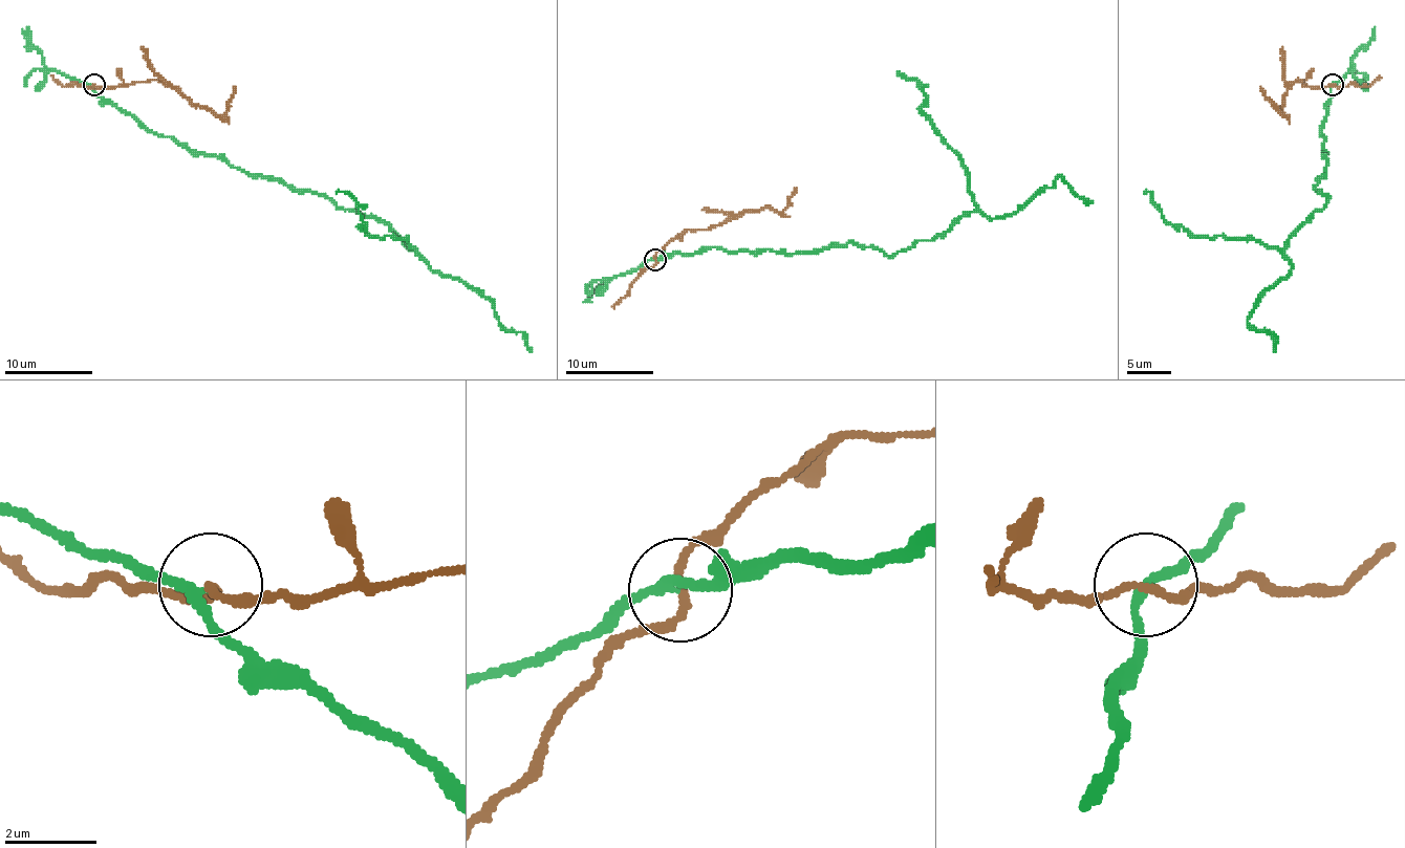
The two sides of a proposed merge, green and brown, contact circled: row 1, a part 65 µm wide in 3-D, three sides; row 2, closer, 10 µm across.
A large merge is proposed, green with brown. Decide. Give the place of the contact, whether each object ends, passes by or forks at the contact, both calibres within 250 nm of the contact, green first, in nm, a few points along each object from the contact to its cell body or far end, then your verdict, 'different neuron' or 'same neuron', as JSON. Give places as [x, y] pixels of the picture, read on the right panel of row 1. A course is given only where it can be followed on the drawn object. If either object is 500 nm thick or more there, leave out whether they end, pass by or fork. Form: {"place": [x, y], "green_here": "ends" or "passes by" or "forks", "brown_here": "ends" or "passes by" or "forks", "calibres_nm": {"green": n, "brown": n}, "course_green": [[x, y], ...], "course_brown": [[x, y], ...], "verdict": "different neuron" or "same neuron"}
{"place": [1333, 85], "green_here": "passes by", "brown_here": "passes by", "calibres_nm": {"green": 180, "brown": 150}, "course_green": [[1333, 86], [1319, 130], [1326, 172], [1315, 187], [1328, 202], [1284, 248], [1194, 238], [1144, 194]], "course_brown": [[1333, 84], [1304, 86], [1298, 80], [1287, 90], [1280, 108], [1284, 114], [1260, 86]], "verdict": "different neuron"}

